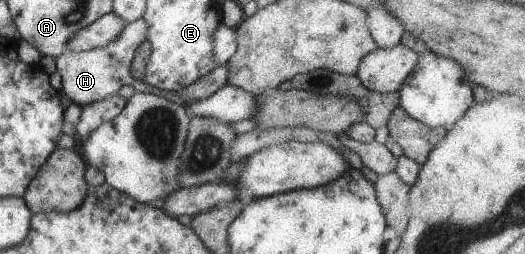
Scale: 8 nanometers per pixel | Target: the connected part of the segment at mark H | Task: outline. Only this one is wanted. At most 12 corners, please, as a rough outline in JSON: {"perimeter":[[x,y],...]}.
{"perimeter":[[128,23],[104,48],[55,58],[60,91],[86,106],[133,85],[148,23]]}

